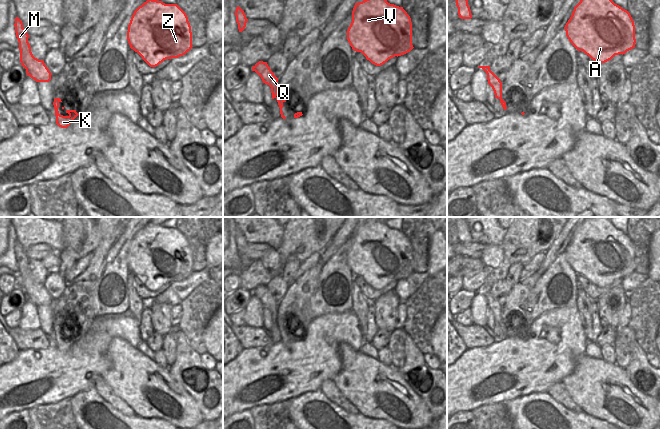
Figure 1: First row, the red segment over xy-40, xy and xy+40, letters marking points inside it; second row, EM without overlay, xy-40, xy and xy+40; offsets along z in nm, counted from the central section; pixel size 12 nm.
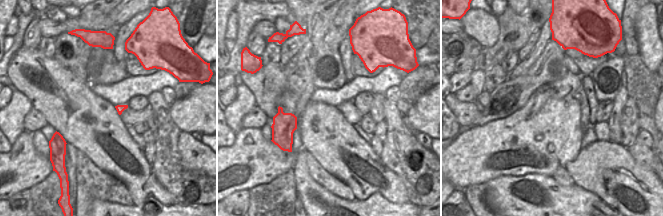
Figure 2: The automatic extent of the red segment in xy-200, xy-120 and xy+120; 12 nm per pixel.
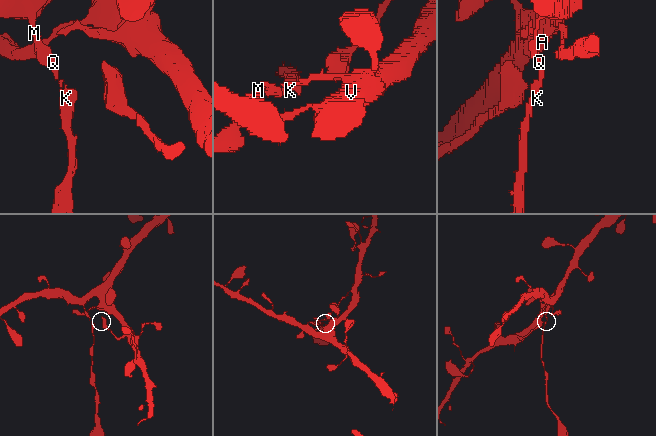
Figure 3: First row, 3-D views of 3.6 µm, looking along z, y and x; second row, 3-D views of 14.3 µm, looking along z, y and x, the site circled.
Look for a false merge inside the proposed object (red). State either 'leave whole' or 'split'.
split

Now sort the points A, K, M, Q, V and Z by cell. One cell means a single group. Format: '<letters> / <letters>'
A M Q V Z / K

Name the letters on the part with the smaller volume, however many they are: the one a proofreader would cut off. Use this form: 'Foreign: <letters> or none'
Foreign: K

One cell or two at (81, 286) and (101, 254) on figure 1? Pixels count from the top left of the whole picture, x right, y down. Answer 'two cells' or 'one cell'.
one cell

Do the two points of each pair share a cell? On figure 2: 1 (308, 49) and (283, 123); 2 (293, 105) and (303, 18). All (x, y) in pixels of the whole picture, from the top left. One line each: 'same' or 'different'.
1: same
2: different

